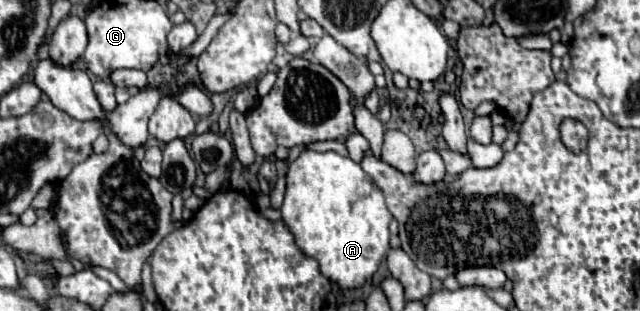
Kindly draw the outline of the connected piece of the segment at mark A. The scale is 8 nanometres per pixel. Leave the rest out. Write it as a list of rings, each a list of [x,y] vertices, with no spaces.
[[[305,149],[295,161],[291,161],[281,215],[285,225],[293,231],[297,247],[305,255],[317,259],[321,273],[329,281],[339,283],[343,289],[361,287],[367,281],[367,277],[371,277],[379,269],[379,263],[389,251],[391,213],[385,205],[383,191],[377,189],[375,181],[361,169],[359,163],[335,151],[319,153],[319,151]]]

